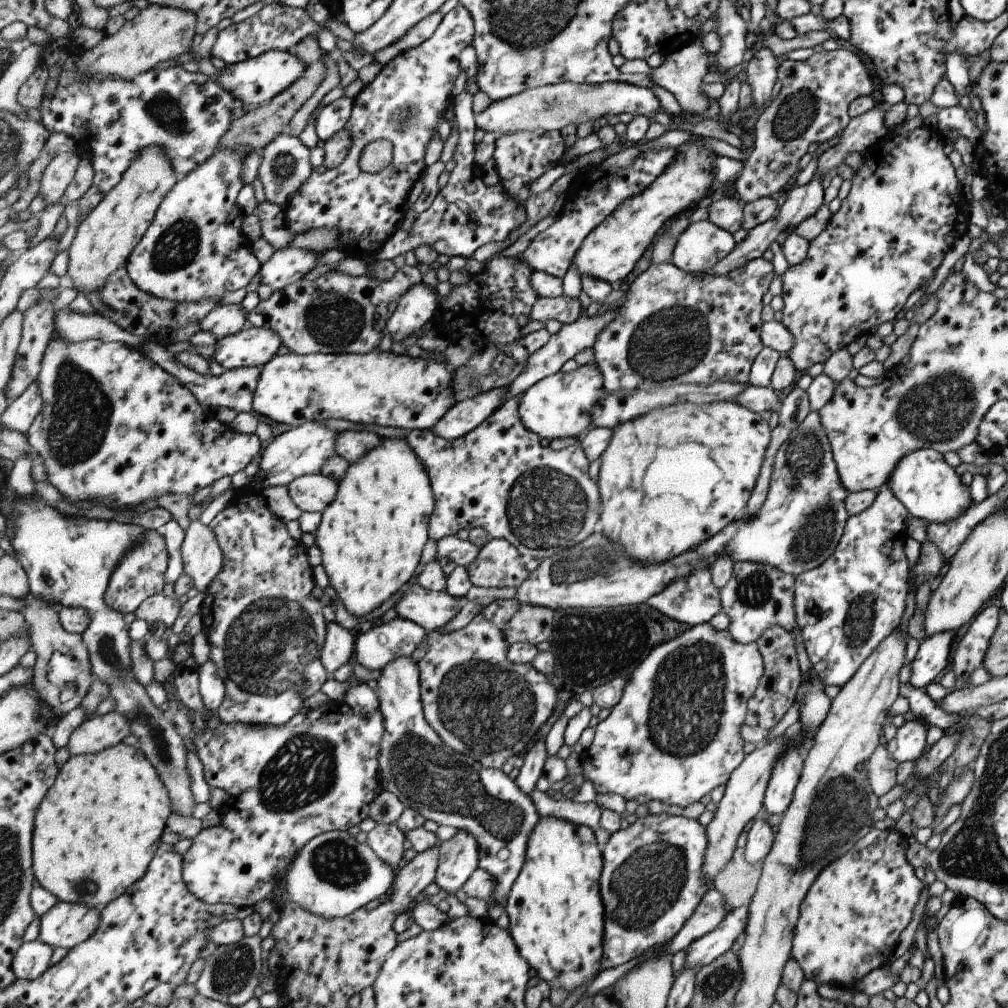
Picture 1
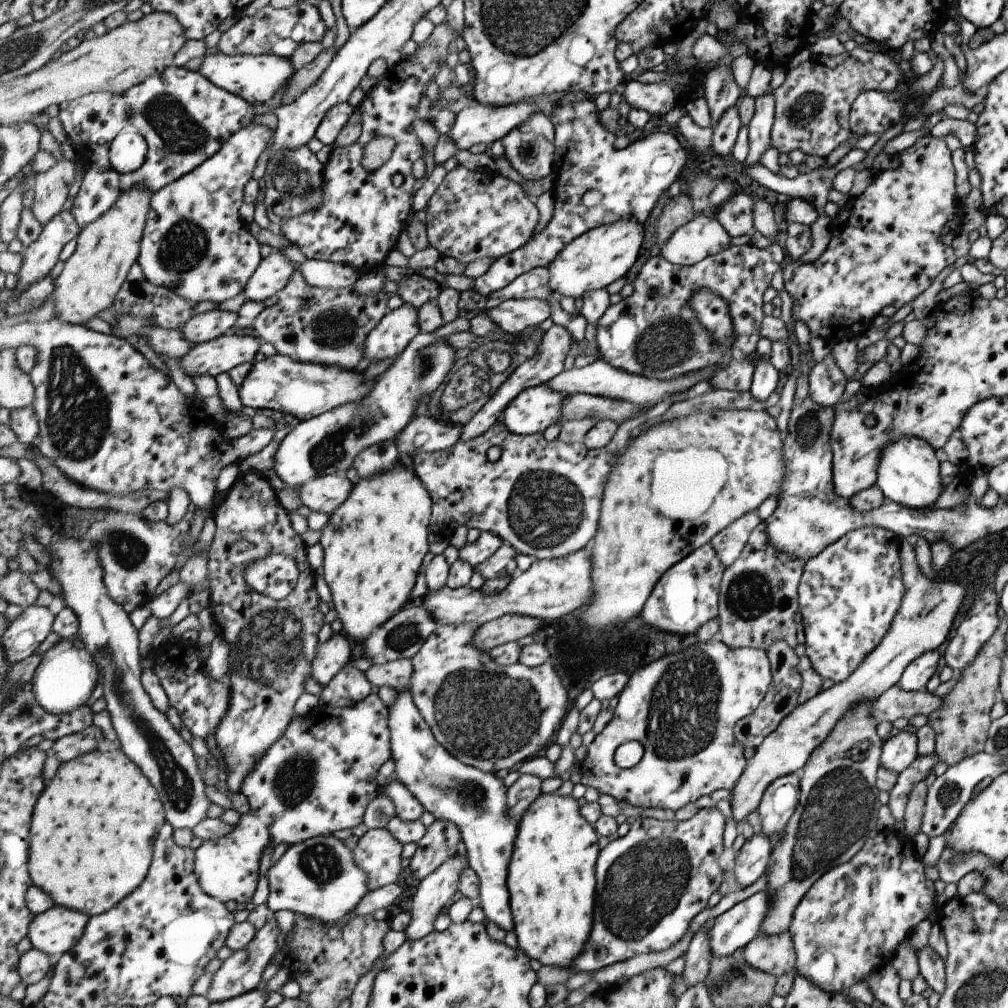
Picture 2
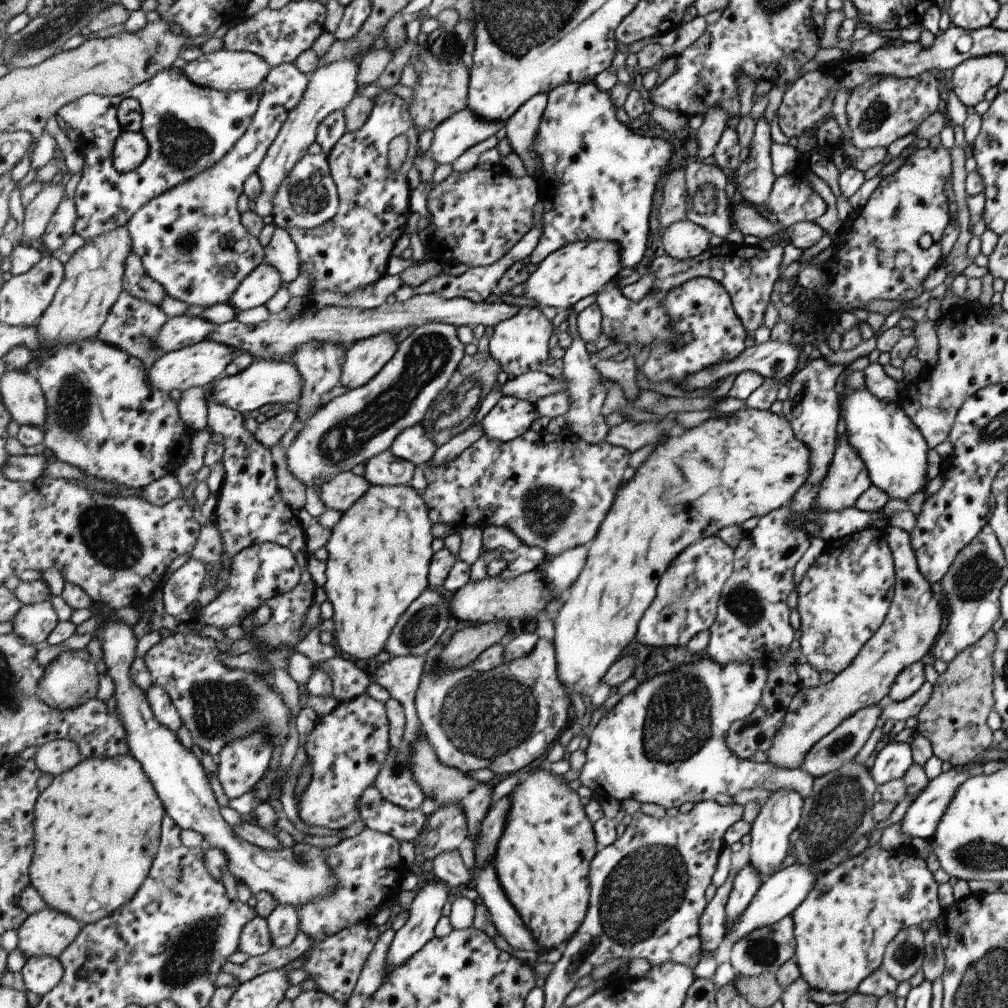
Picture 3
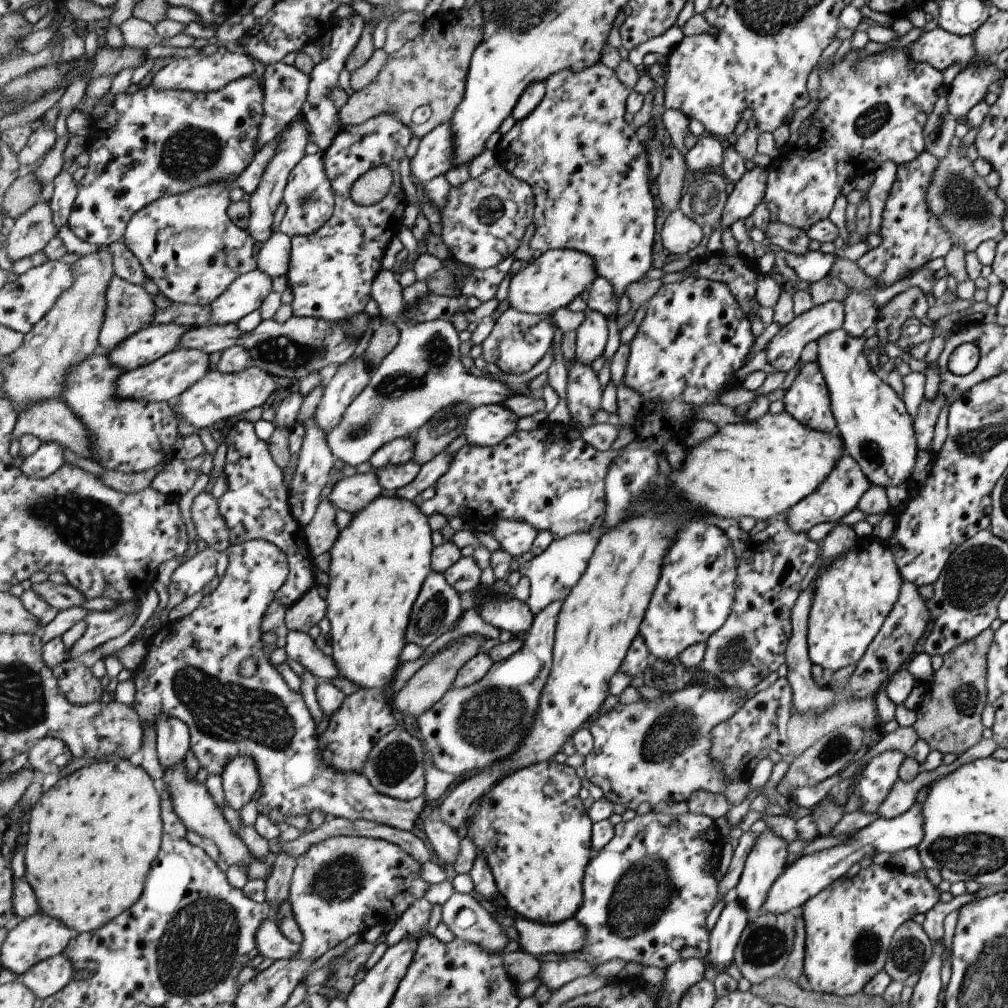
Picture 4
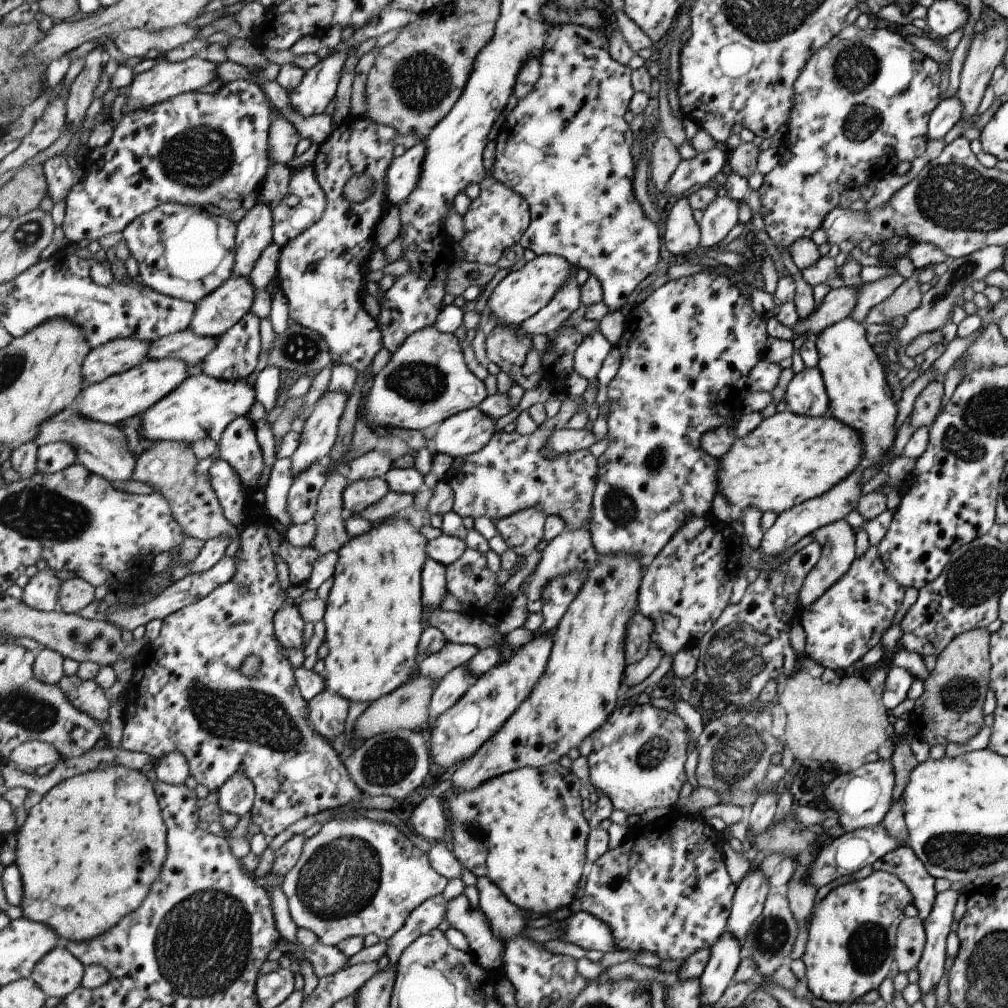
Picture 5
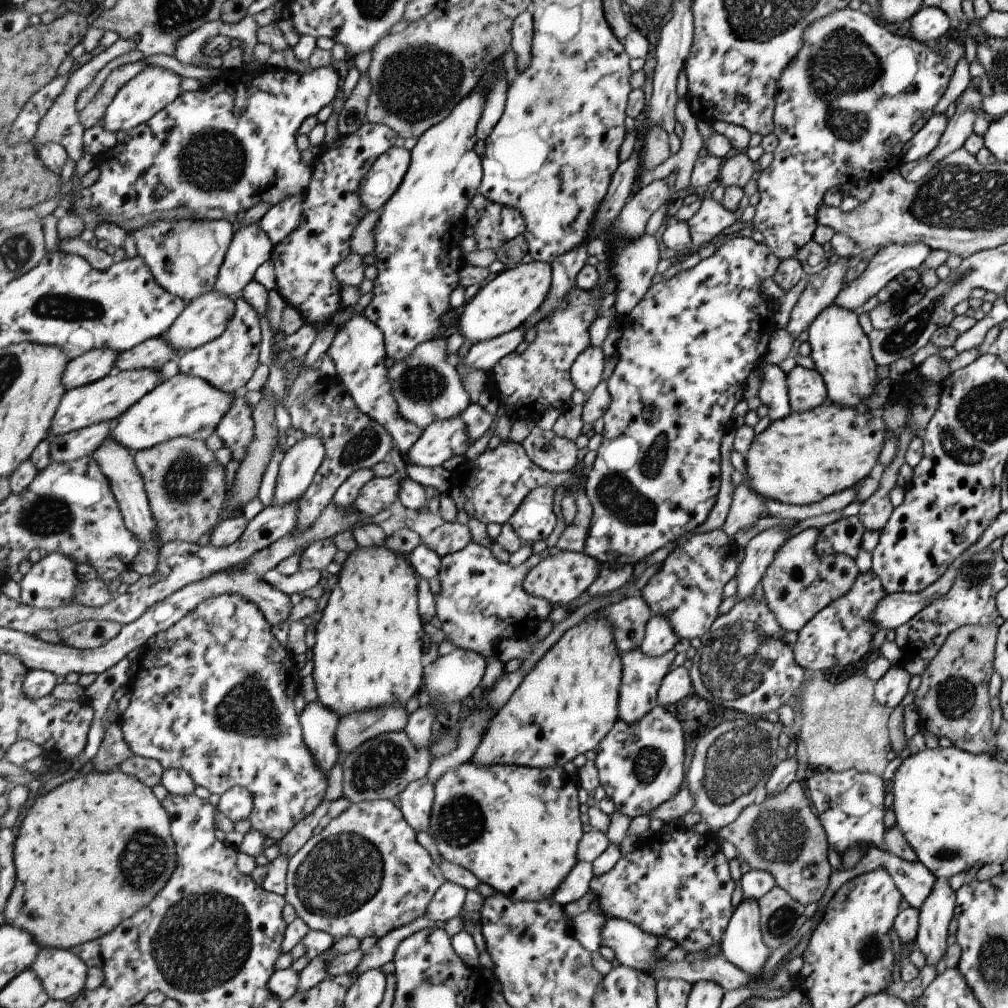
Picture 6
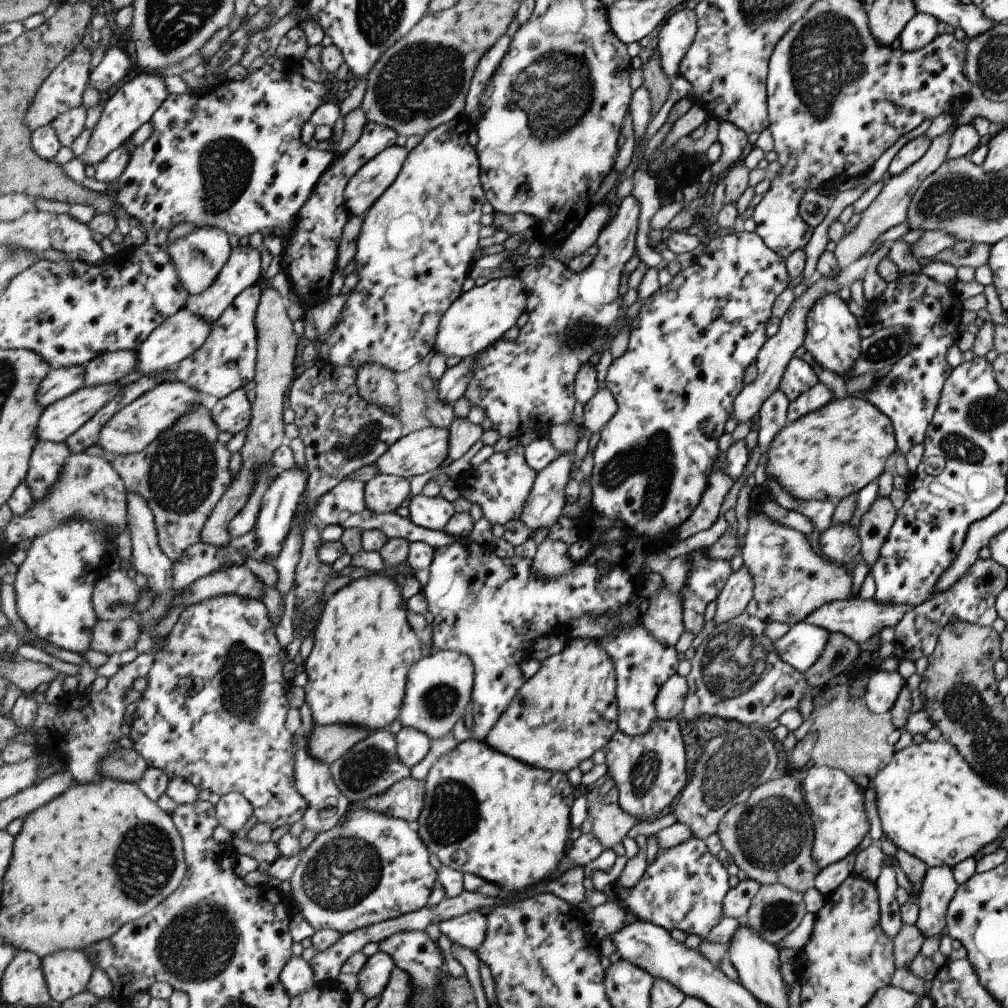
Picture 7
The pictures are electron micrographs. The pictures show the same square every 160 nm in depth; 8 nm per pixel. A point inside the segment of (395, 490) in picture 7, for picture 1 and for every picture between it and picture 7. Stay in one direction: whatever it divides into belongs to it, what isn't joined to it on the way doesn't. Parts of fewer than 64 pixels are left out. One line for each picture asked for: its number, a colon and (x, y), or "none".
1: (311, 493)
2: (326, 493)
3: (342, 491)
4: (352, 494)
5: (358, 497)
6: (379, 494)

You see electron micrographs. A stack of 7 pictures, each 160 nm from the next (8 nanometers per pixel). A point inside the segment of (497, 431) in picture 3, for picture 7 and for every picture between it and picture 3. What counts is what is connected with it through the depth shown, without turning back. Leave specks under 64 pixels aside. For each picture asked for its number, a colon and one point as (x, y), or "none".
4: (489, 425)
5: (466, 433)
6: (441, 441)
7: (423, 451)

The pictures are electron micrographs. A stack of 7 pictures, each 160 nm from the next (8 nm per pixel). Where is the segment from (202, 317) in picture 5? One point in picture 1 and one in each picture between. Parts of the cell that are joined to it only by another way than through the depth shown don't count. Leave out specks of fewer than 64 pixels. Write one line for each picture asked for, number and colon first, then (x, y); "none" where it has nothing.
1: (288, 265)
2: (276, 271)
3: (265, 281)
4: (248, 293)

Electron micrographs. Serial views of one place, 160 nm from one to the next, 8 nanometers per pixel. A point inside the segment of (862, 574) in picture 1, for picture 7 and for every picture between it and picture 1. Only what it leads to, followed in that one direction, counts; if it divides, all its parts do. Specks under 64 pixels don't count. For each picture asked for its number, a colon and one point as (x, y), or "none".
2: (847, 595)
3: (843, 597)
4: (851, 596)
5: (847, 620)
6: (838, 635)
7: (801, 645)

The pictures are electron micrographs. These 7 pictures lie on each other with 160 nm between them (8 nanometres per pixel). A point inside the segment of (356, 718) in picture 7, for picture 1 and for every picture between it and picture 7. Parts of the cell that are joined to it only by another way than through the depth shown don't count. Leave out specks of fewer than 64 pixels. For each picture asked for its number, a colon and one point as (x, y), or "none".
1: (373, 534)
2: (375, 543)
3: (379, 554)
4: (380, 562)
5: (374, 610)
6: (369, 644)

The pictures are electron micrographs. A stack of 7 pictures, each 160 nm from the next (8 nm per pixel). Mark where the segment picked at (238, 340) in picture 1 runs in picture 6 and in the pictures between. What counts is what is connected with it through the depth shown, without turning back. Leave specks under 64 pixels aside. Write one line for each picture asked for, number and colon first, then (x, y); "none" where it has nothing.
2: (221, 355)
3: (198, 365)
4: (171, 375)
5: (120, 397)
6: (110, 397)

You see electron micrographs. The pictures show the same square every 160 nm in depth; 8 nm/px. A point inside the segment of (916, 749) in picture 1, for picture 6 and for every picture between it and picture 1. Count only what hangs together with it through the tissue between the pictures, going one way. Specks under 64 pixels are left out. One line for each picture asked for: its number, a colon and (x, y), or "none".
2: (896, 753)
3: (891, 762)
4: (878, 775)
5: (861, 797)
6: (849, 805)

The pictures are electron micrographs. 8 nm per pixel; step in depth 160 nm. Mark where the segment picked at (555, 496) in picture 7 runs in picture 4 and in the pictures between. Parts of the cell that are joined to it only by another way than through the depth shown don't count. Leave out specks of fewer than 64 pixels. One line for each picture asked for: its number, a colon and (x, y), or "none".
4: (517, 537)
5: (523, 531)
6: (535, 521)

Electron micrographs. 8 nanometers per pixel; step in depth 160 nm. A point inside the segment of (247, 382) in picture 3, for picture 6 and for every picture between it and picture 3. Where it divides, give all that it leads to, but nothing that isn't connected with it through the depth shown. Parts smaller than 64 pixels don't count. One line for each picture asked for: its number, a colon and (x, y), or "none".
4: (218, 396)
5: (203, 406)
6: (184, 406)

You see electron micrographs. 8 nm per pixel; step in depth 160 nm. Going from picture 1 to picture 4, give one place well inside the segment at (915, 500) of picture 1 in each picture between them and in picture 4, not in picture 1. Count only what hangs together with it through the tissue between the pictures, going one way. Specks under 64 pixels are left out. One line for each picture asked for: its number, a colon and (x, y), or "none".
2: (907, 474)
3: (895, 454)
4: (876, 431)

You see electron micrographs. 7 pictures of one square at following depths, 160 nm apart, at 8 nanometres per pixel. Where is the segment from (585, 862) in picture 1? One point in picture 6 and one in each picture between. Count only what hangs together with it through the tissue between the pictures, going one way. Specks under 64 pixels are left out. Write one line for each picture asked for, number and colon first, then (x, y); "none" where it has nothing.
2: (552, 882)
3: (544, 858)
4: (537, 834)
5: (526, 830)
6: (517, 828)

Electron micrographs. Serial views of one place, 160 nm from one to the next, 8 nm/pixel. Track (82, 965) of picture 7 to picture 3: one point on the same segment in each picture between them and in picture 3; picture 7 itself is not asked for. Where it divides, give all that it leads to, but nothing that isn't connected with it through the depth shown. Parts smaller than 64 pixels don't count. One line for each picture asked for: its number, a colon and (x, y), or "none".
3: (41, 974)
4: (47, 978)
5: (60, 973)
6: (64, 974)

